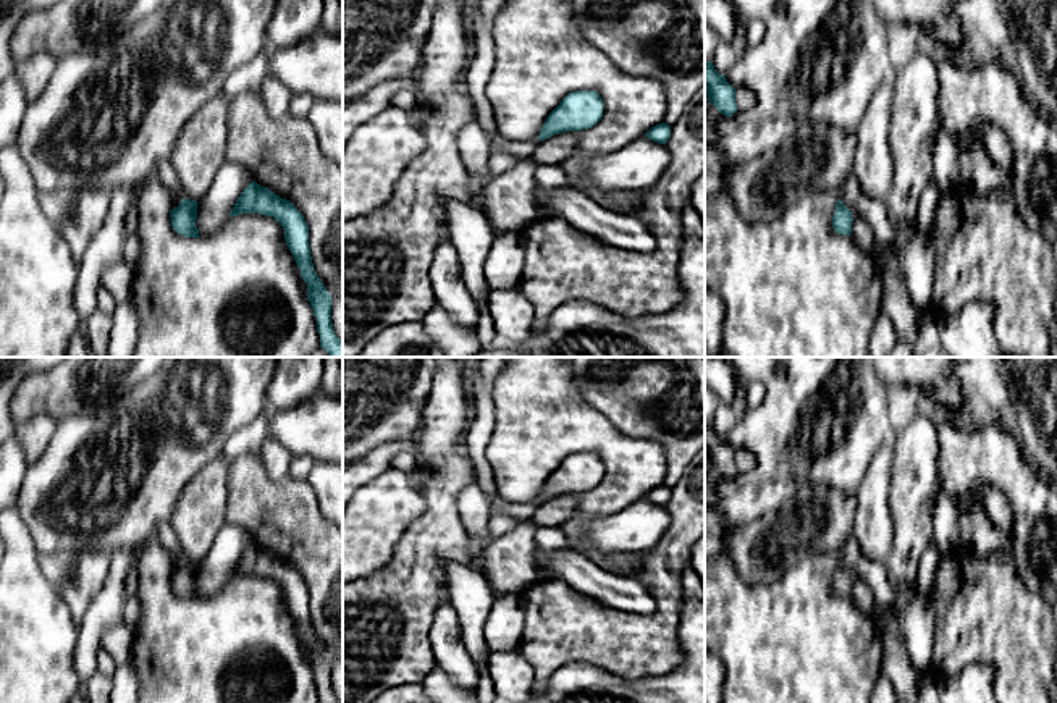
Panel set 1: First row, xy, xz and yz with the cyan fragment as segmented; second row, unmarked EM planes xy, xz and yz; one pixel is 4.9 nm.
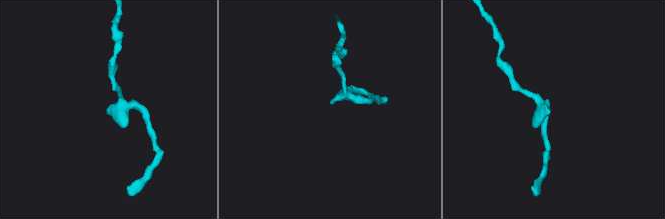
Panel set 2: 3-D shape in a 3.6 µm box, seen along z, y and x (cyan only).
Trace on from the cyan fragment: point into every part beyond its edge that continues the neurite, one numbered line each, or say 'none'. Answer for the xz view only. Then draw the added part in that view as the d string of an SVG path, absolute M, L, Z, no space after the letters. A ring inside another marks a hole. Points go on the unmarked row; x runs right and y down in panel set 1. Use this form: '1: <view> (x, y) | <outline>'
1: xz (519, 511) | M499 495L490 496L491 511L499 511L509 517L512 517L517 524L528 520L533 511L541 504L540 499L533 499L530 503L507 503Z

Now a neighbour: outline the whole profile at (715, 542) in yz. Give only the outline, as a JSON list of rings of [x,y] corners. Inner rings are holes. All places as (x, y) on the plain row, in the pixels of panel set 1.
[[[713,465],[705,469],[705,561],[727,548],[727,538],[724,537],[718,514],[718,495],[714,488],[718,477],[719,474]]]

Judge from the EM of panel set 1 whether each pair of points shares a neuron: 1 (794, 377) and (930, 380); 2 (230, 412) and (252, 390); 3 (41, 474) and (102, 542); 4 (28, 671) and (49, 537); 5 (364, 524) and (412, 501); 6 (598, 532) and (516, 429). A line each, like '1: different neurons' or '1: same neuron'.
1: different neurons
2: same neuron
3: same neuron
4: different neurons
5: same neuron
6: different neurons

